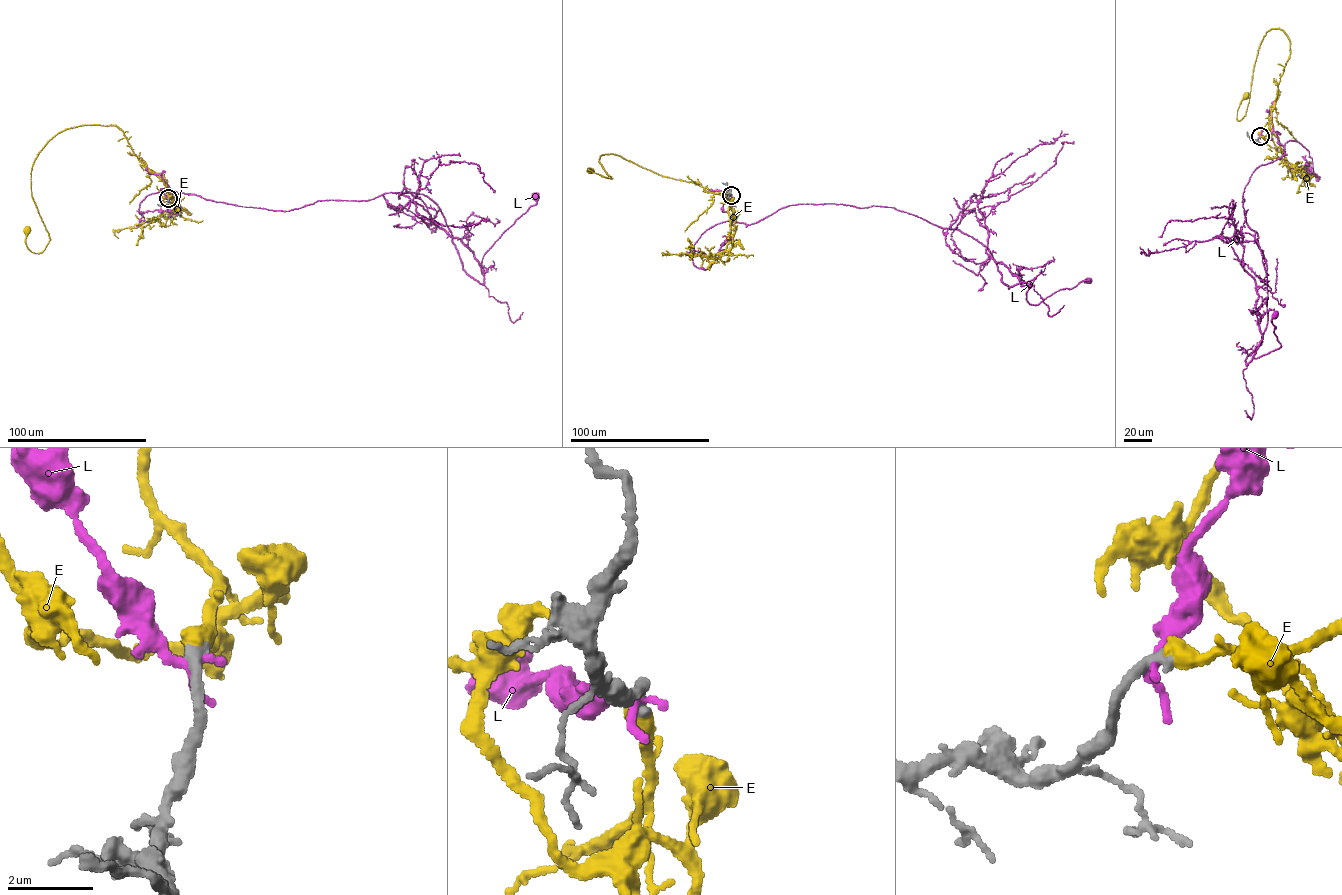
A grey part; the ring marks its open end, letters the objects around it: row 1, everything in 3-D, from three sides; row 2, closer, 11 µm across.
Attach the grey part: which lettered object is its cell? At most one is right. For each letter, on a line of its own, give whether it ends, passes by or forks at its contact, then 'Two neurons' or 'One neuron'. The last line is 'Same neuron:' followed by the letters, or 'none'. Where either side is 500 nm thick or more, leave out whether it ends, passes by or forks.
E: It ends there. One neuron
L: It passes by. Two neurons
Same neuron: E

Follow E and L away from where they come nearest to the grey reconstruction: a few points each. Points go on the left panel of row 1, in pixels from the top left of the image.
E: (168, 198), (116, 126), (67, 128), (32, 166), (32, 198), (50, 239), (42, 252), (28, 248), (25, 230)
L: (168, 199), (161, 188), (289, 211), (423, 194), (439, 208), (462, 267), (483, 284), (483, 255), (536, 197)

